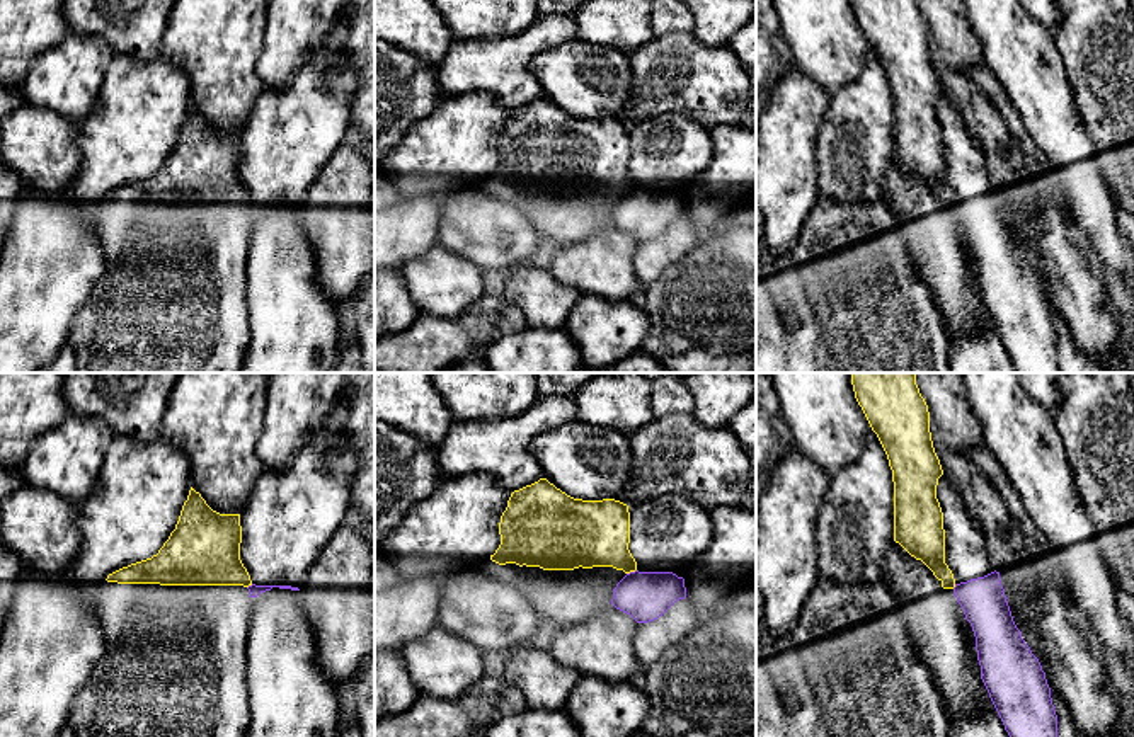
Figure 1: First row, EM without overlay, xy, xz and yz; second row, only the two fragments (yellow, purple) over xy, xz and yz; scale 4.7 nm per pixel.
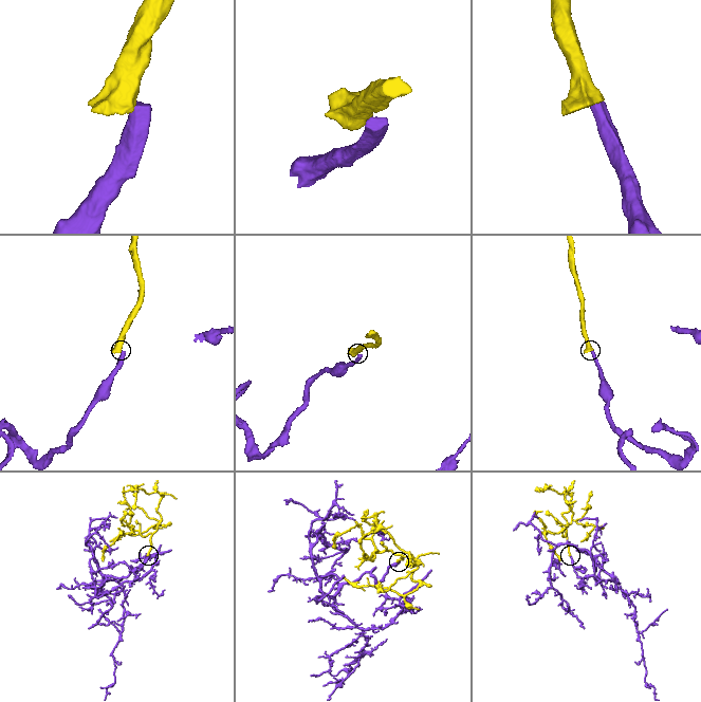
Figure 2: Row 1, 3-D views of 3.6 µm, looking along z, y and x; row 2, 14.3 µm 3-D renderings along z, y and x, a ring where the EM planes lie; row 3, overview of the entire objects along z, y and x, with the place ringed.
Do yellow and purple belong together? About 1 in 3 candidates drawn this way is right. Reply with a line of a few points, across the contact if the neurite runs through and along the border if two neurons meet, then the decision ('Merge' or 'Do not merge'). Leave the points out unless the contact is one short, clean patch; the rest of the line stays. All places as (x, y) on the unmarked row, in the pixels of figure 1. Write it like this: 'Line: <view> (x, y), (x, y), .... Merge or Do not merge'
Line: xz (635, 188), (627, 193). Do not merge

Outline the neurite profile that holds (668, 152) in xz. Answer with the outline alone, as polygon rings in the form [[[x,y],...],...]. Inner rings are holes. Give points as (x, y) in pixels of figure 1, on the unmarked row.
[[[662,114],[628,131],[628,169],[645,191],[684,189],[713,158],[708,129],[686,116]]]

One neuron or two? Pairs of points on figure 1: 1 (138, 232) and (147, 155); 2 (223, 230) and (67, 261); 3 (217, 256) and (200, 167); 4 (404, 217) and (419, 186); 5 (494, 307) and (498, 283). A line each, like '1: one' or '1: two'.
1: two
2: two
3: one
4: two
5: one

